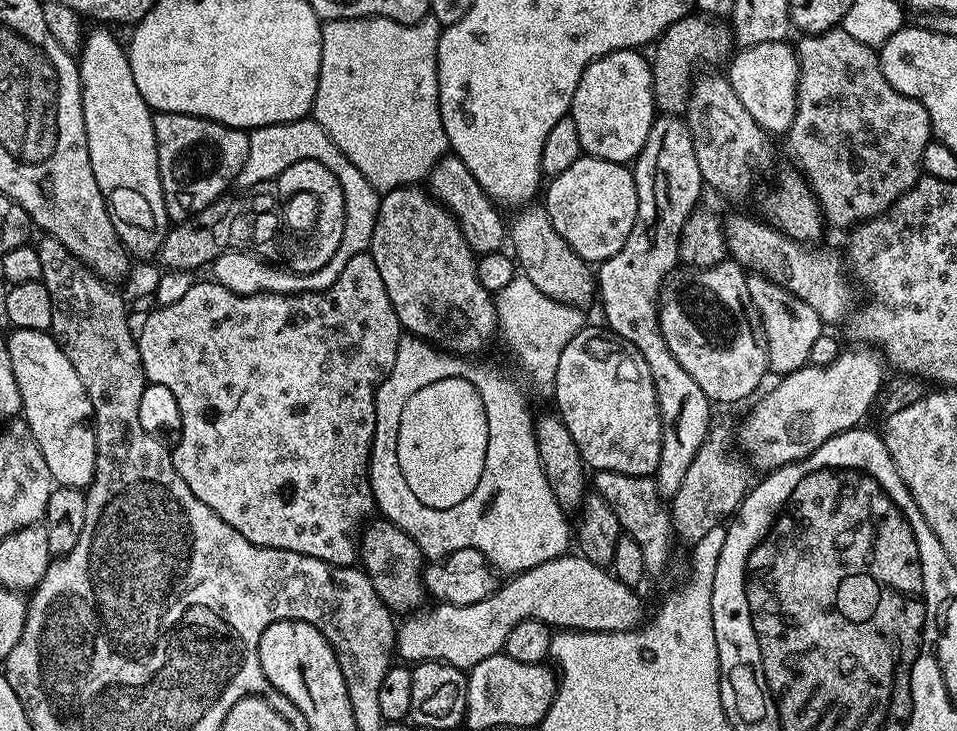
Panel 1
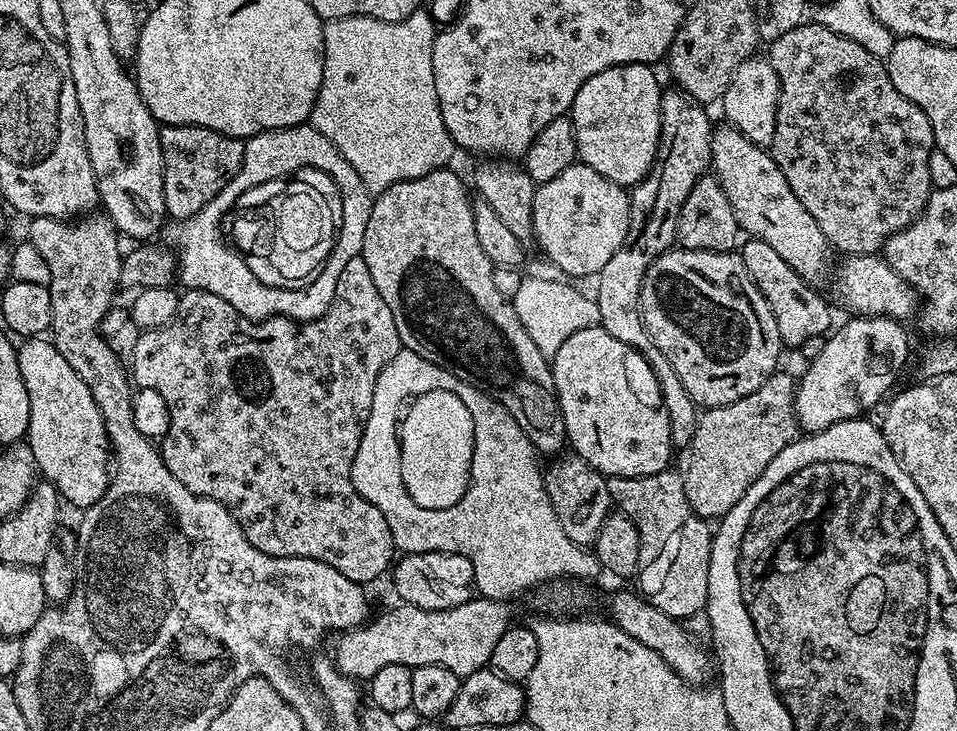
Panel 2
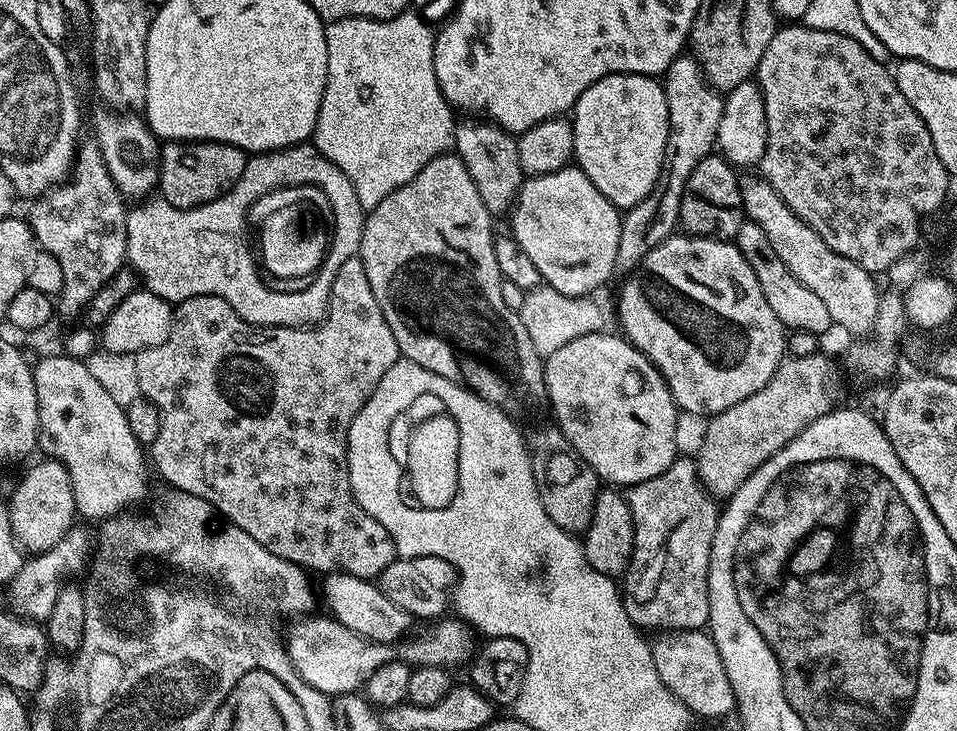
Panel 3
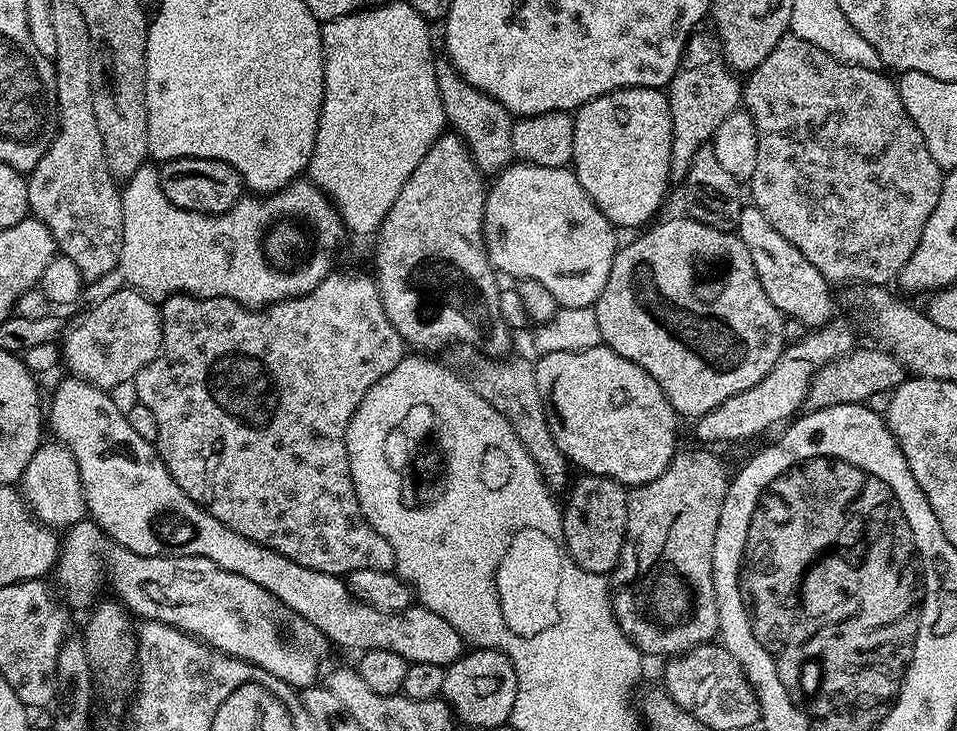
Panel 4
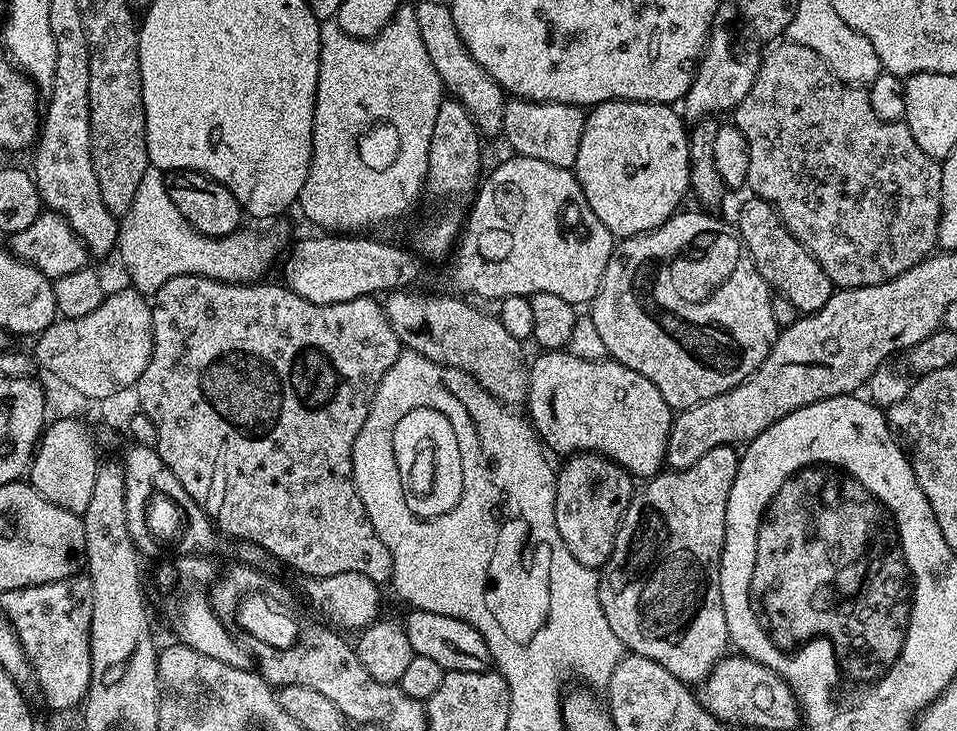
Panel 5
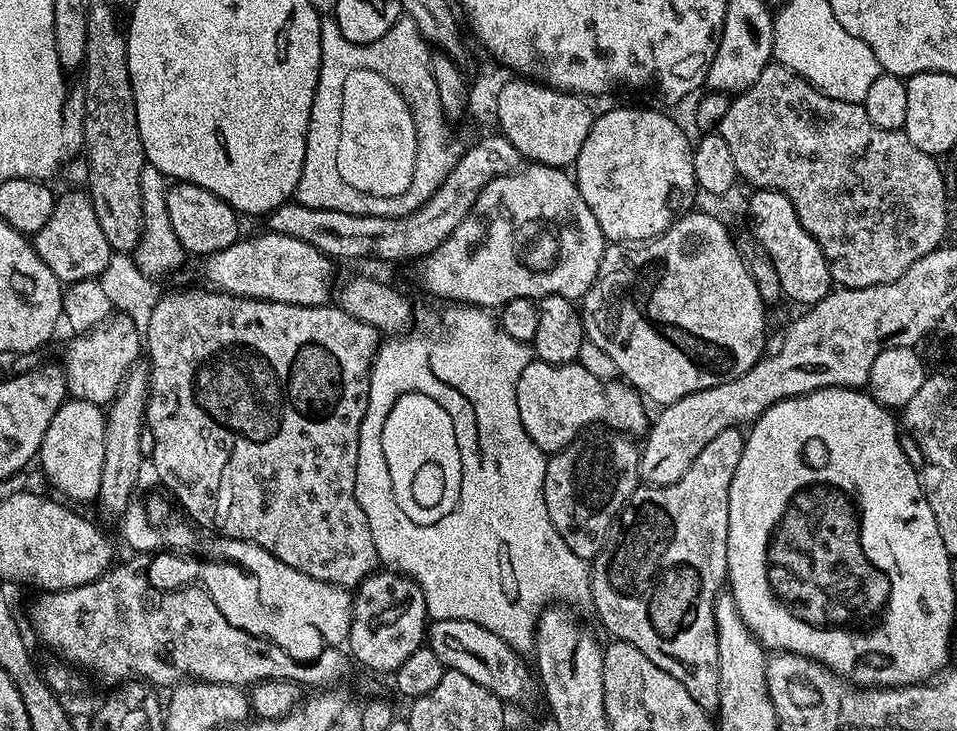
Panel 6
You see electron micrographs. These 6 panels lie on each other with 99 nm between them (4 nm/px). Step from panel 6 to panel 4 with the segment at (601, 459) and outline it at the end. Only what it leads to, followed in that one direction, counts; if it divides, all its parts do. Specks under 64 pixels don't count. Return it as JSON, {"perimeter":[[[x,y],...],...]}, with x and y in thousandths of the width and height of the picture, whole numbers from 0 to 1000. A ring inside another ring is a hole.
{"perimeter":[[[606,648],[603,653],[592,669],[594,685],[587,689],[589,744],[598,766],[608,774],[608,780],[631,788],[644,778],[648,754],[652,751],[657,669],[632,651]]]}

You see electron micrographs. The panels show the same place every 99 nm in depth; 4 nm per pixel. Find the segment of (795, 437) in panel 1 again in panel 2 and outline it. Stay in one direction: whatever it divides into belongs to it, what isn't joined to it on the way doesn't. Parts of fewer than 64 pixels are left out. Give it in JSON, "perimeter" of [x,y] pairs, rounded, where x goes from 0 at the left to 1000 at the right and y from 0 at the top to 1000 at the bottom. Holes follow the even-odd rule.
{"perimeter":[[[926,432],[886,435],[878,450],[875,447],[865,460],[863,479],[855,490],[843,494],[844,505],[840,516],[835,516],[833,581],[844,594],[858,591],[881,575],[902,570],[920,546],[923,549],[933,535],[932,524],[949,492],[949,460],[945,447],[941,439]]]}

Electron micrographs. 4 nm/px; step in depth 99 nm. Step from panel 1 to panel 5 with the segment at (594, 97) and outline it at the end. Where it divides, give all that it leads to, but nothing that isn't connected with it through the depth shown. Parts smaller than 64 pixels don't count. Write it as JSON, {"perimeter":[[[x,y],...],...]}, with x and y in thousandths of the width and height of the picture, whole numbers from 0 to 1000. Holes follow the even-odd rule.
{"perimeter":[[[638,137],[637,140],[629,140],[622,144],[611,157],[608,194],[604,198],[604,216],[602,218],[602,228],[600,231],[602,246],[608,254],[608,265],[612,265],[612,276],[617,276],[617,287],[621,287],[621,293],[625,293],[625,304],[629,304],[629,309],[633,309],[633,315],[637,315],[641,324],[651,326],[678,317],[688,309],[692,309],[699,298],[706,294],[708,286],[714,280],[711,278],[714,276],[715,267],[718,269],[721,263],[719,182],[720,176],[717,174],[716,160],[700,142],[680,142],[670,137]]]}

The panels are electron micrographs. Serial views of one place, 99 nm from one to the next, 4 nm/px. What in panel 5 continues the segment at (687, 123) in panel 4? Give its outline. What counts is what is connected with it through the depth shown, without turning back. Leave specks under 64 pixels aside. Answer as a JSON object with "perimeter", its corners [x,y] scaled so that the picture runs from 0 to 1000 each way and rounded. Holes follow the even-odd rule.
{"perimeter":[[[763,3],[753,4],[748,16],[744,42],[740,45],[740,59],[728,86],[727,101],[723,105],[723,116],[713,138],[714,157],[720,166],[748,161],[753,157],[751,153],[764,155],[775,140],[775,134],[784,129],[784,118],[788,118],[795,78],[782,71],[777,82],[773,82],[769,73],[769,60],[765,56],[765,26],[768,29],[770,22],[770,14]]]}

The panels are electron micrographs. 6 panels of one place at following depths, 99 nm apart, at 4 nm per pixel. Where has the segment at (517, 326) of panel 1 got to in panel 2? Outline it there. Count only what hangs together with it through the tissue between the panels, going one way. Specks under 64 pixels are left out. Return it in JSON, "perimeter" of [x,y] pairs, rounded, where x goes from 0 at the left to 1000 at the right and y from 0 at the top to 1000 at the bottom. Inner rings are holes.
{"perimeter":[[[549,376],[541,391],[541,402],[534,406],[539,420],[541,435],[552,445],[554,462],[558,462],[558,473],[571,484],[579,484],[596,457],[604,457],[604,451],[622,449],[626,445],[627,431],[622,409],[602,394],[597,394],[588,382],[572,383],[568,378]]]}

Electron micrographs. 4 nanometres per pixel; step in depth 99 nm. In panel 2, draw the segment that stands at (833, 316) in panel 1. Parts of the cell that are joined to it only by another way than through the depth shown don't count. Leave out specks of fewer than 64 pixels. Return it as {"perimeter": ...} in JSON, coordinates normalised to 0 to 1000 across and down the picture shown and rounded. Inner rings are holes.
{"perimeter":[[[883,349],[878,368],[873,368],[874,390],[869,394],[868,409],[879,416],[886,430],[896,434],[926,432],[941,440],[948,439],[948,432],[958,425],[959,406],[947,384],[918,349],[888,350]]]}

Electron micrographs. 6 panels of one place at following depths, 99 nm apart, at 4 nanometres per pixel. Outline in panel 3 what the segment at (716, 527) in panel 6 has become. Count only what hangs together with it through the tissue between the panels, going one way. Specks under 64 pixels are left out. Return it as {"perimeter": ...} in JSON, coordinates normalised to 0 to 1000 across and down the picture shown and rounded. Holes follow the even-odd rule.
{"perimeter":[[[712,622],[688,654],[659,663],[655,669],[654,683],[662,714],[660,766],[650,789],[650,819],[654,840],[670,862],[690,859],[689,862],[699,865],[726,865],[735,860],[742,840],[740,811],[735,803],[723,803],[726,802],[727,793],[736,796],[740,792],[740,751],[746,736],[750,689],[731,661],[726,628],[722,622]],[[722,733],[723,739],[719,739]],[[722,766],[723,773],[719,778],[710,777],[710,772],[719,772]]]}

